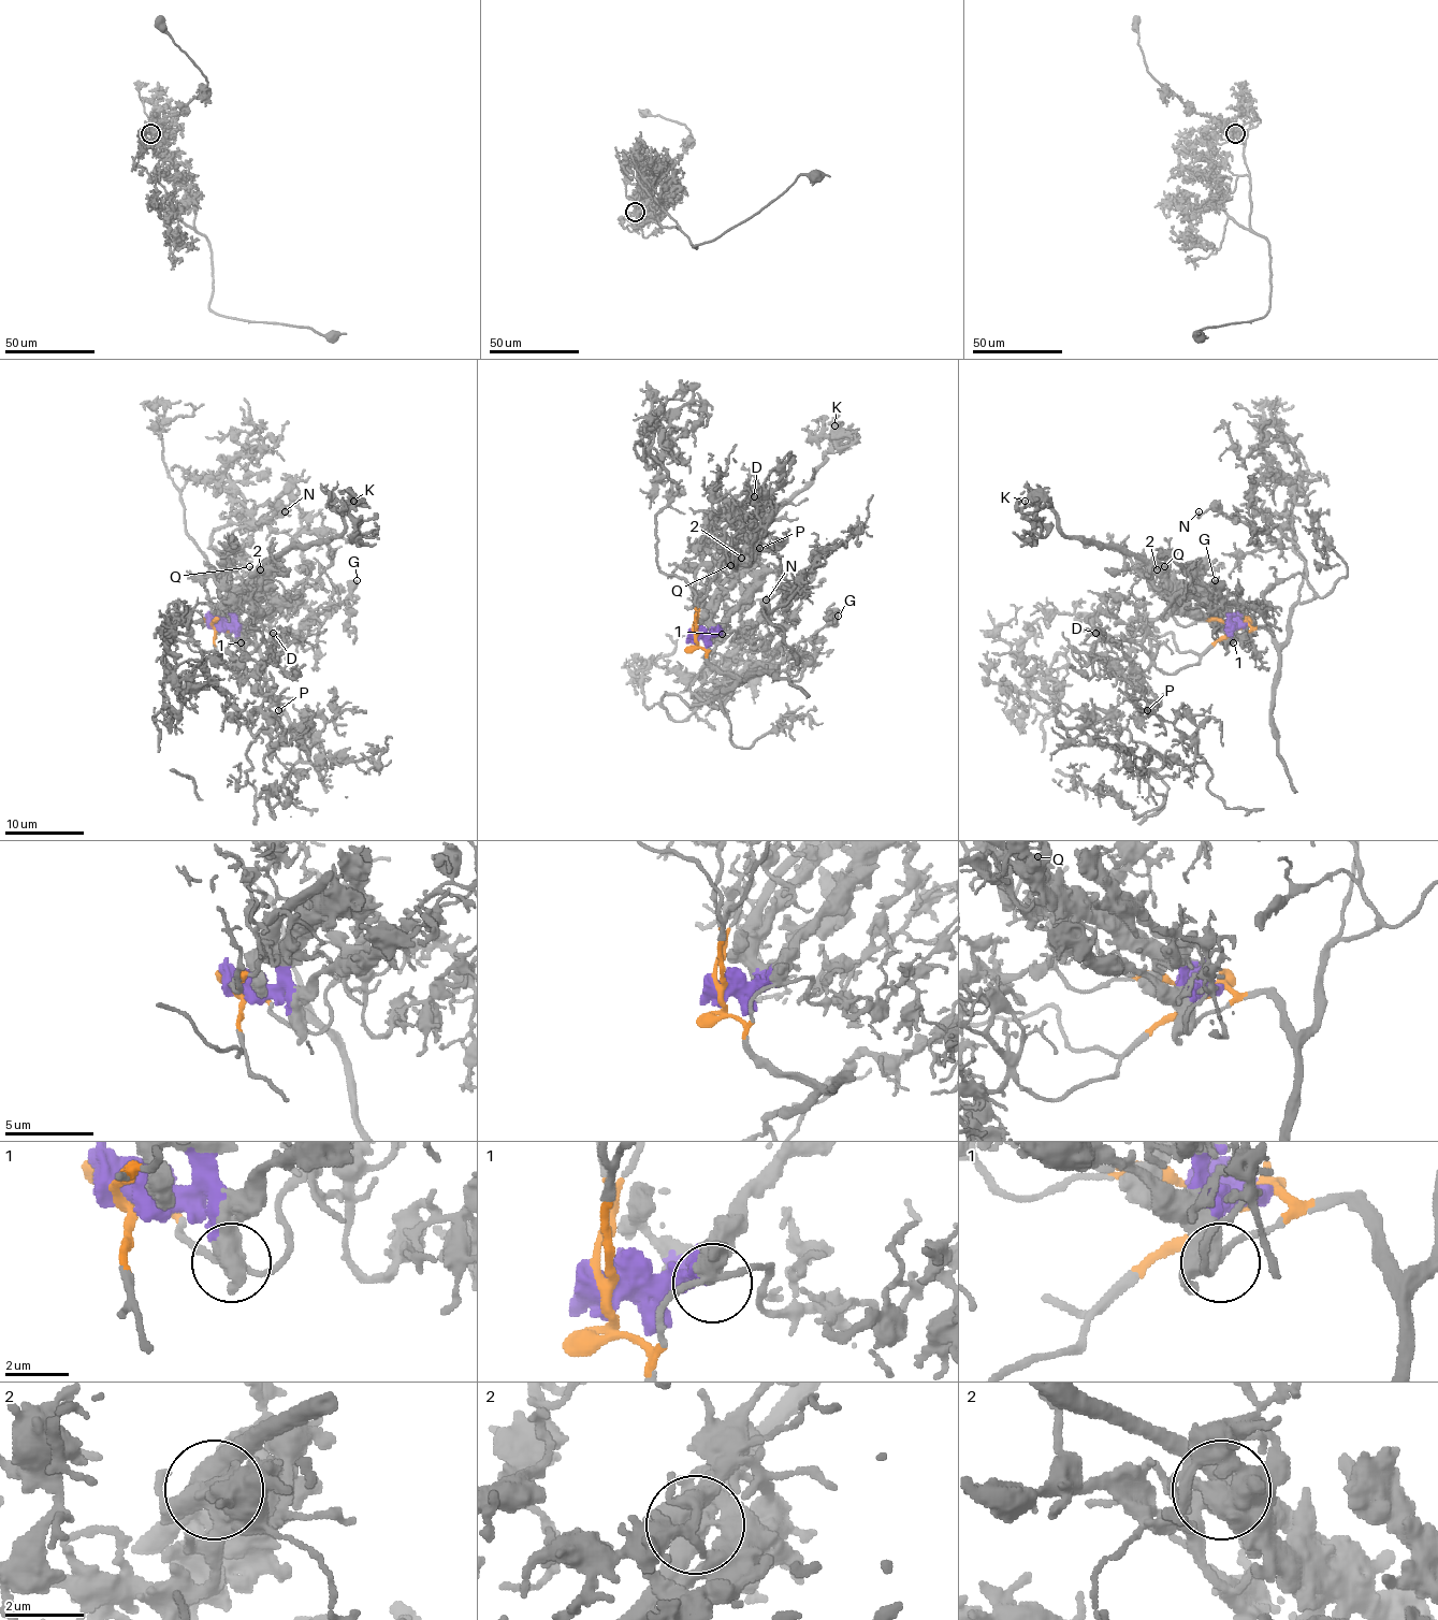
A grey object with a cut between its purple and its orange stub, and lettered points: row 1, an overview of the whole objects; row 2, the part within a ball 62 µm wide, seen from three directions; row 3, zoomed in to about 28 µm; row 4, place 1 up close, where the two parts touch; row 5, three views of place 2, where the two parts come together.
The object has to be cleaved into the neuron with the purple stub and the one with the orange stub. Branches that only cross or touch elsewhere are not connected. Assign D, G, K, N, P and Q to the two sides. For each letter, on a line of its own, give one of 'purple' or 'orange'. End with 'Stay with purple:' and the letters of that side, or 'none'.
D: orange
G: orange
K: purple
N: orange
P: orange
Q: orange
Stay with purple: K

